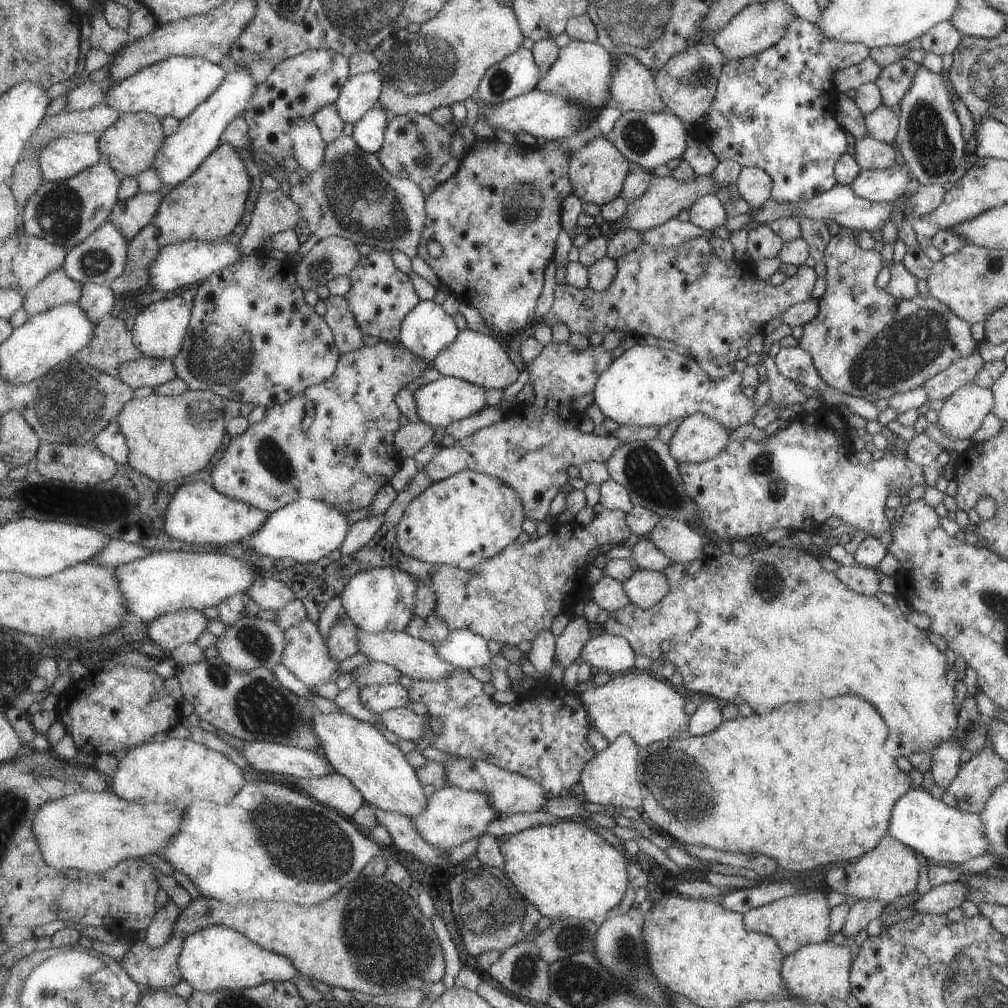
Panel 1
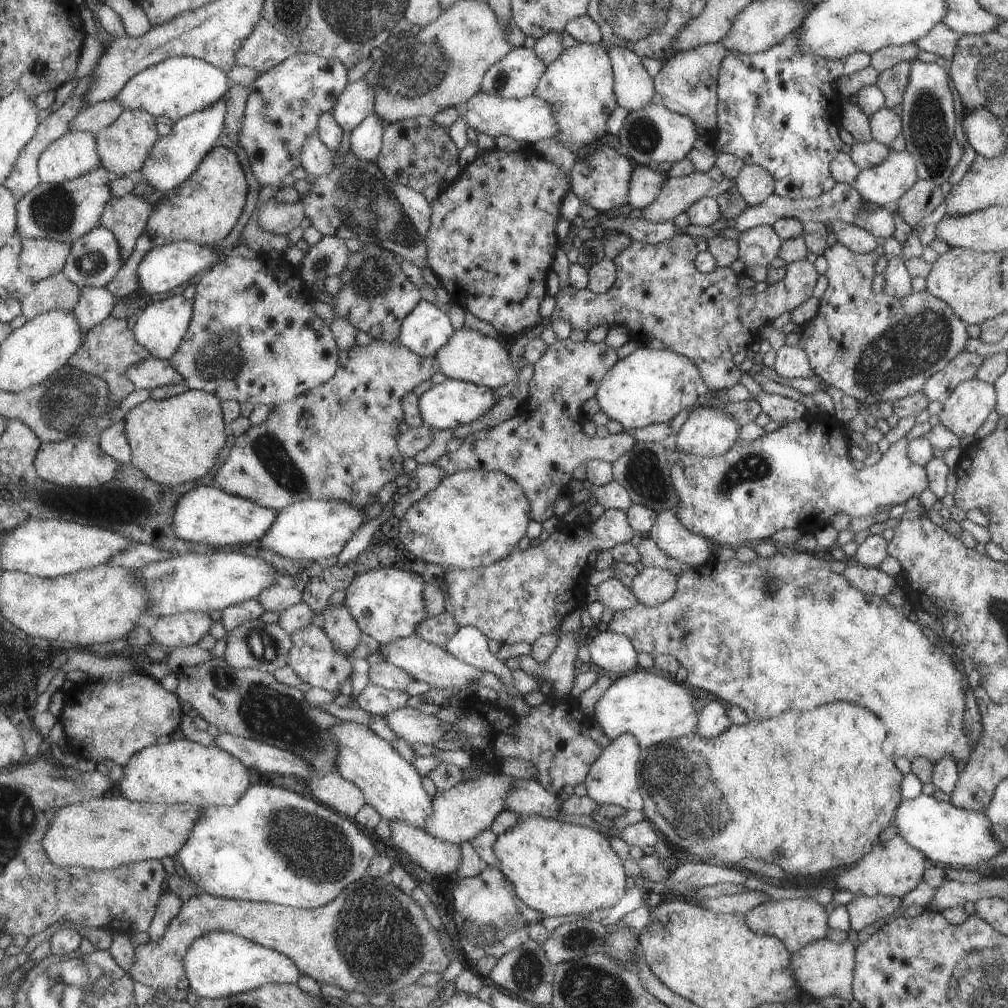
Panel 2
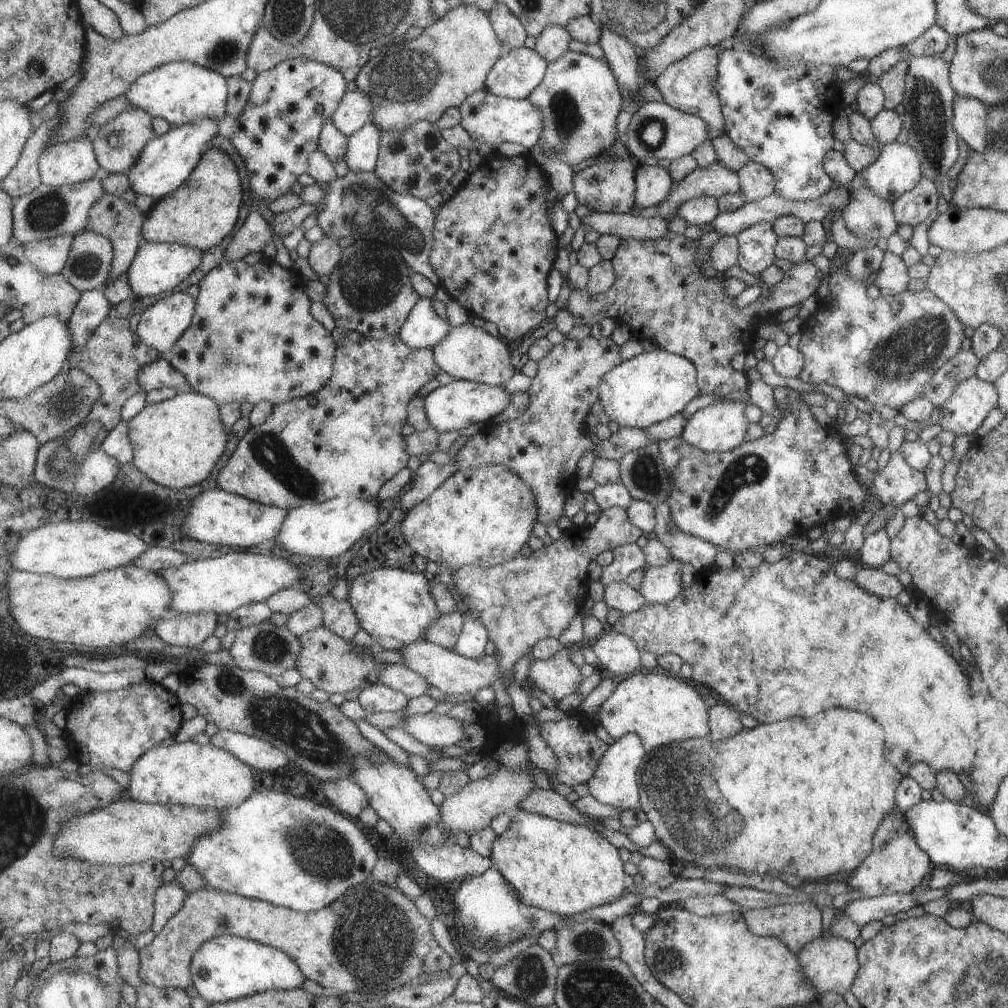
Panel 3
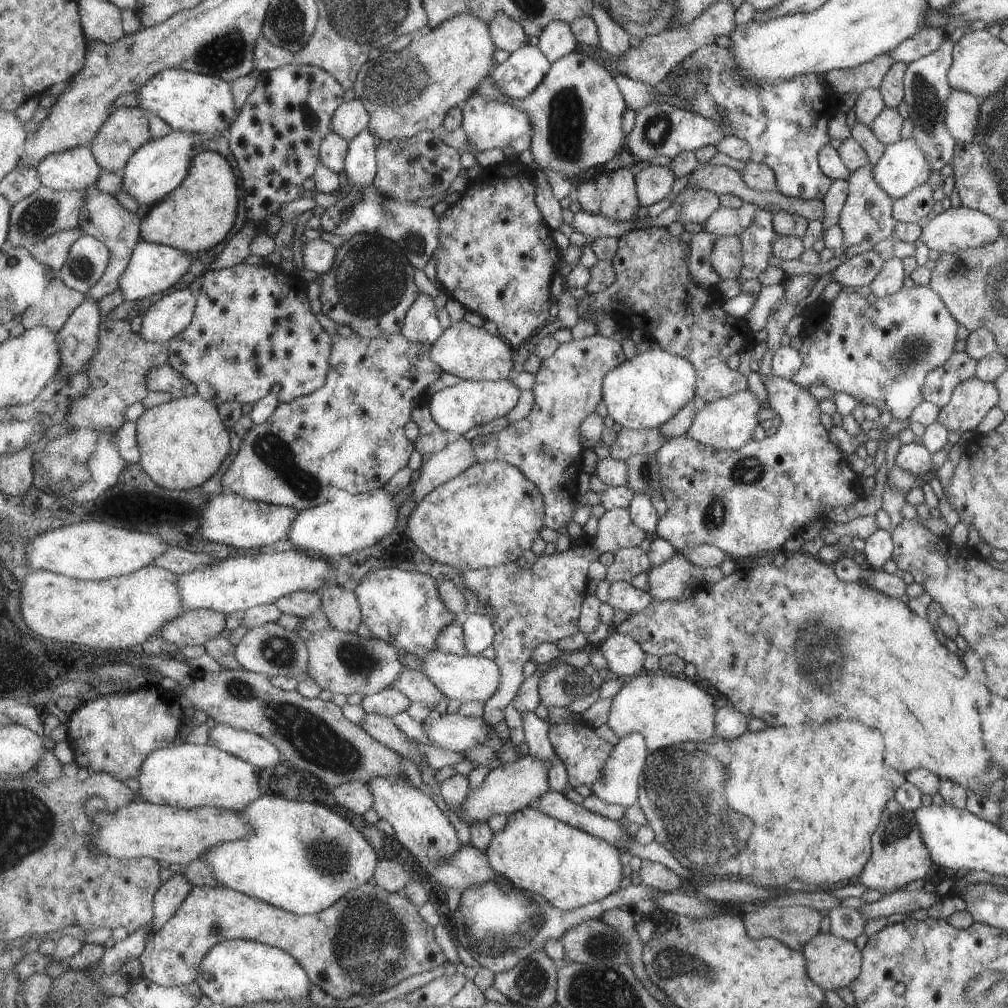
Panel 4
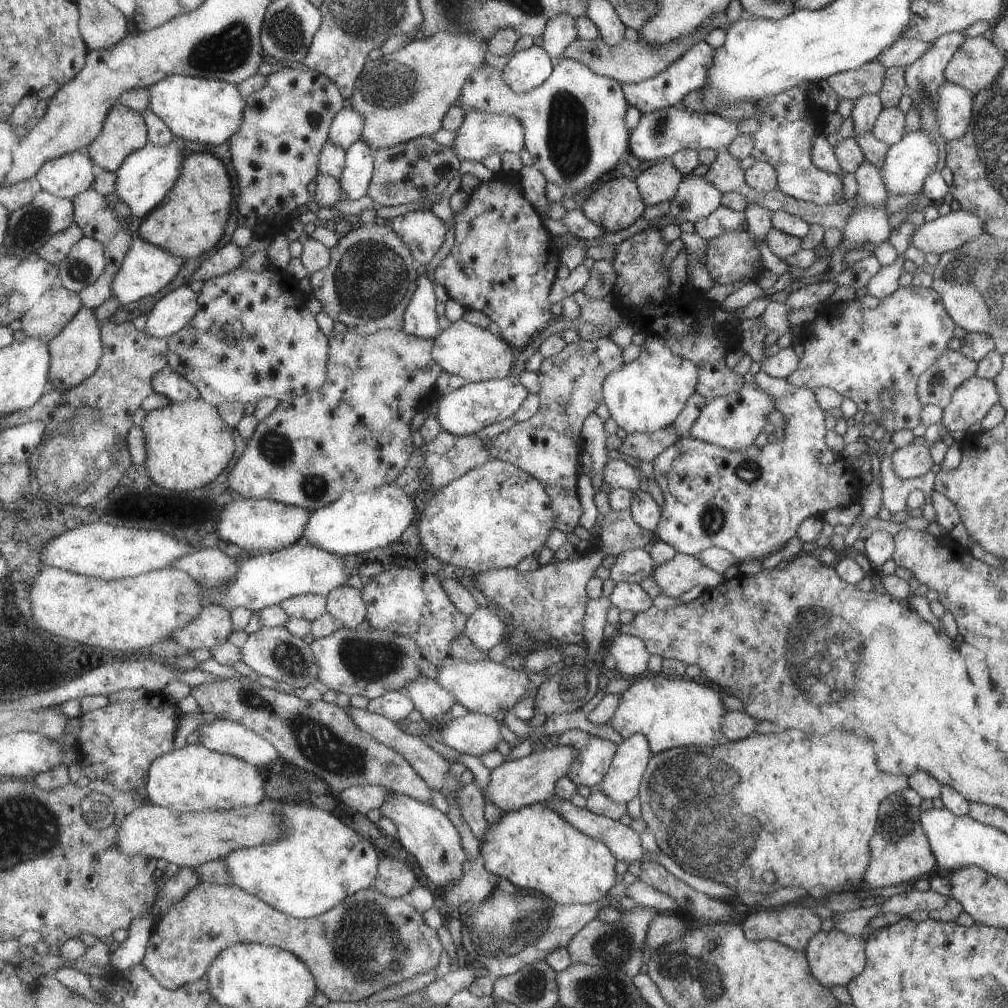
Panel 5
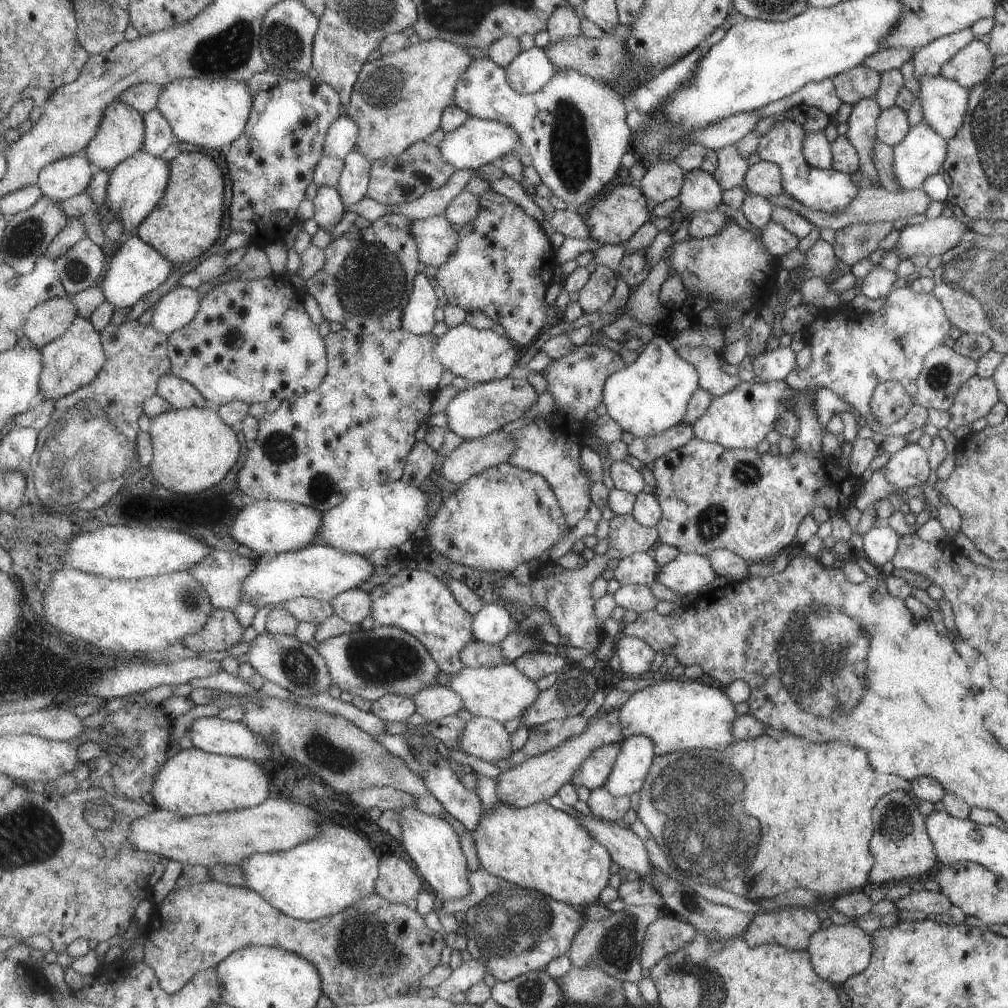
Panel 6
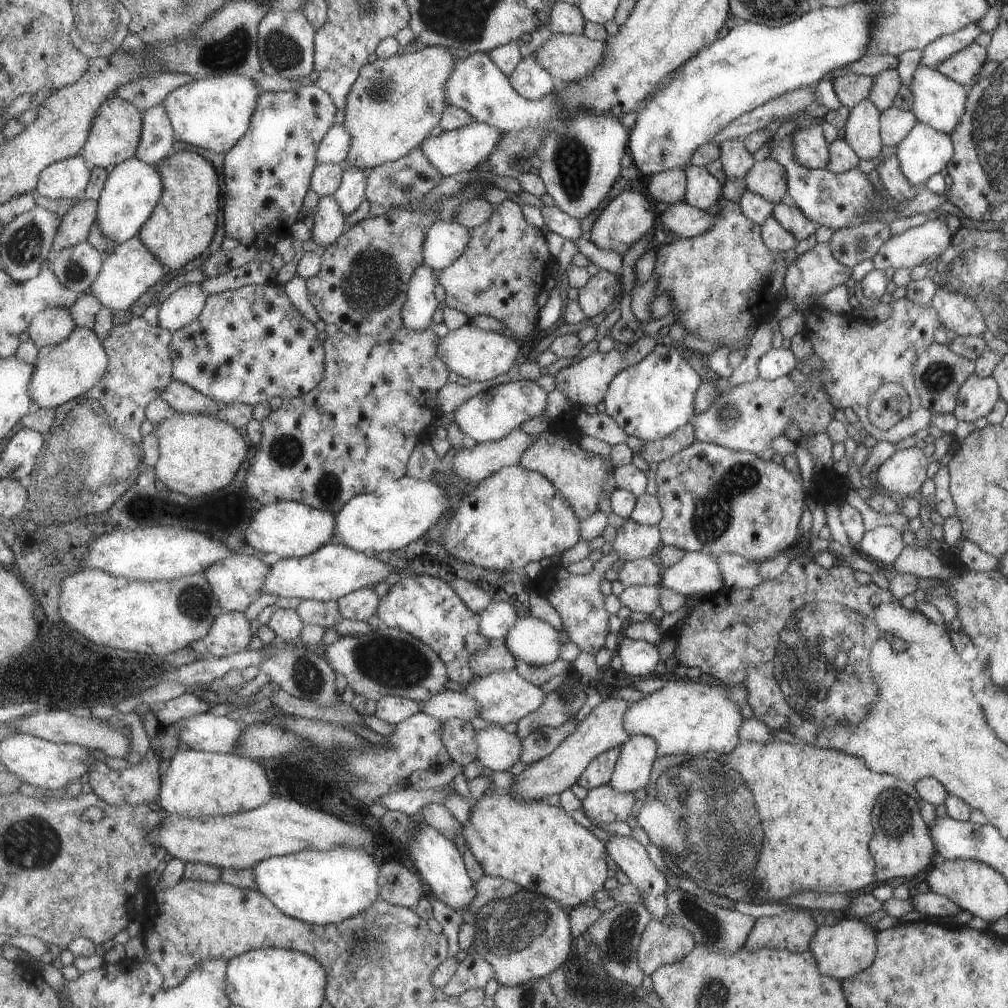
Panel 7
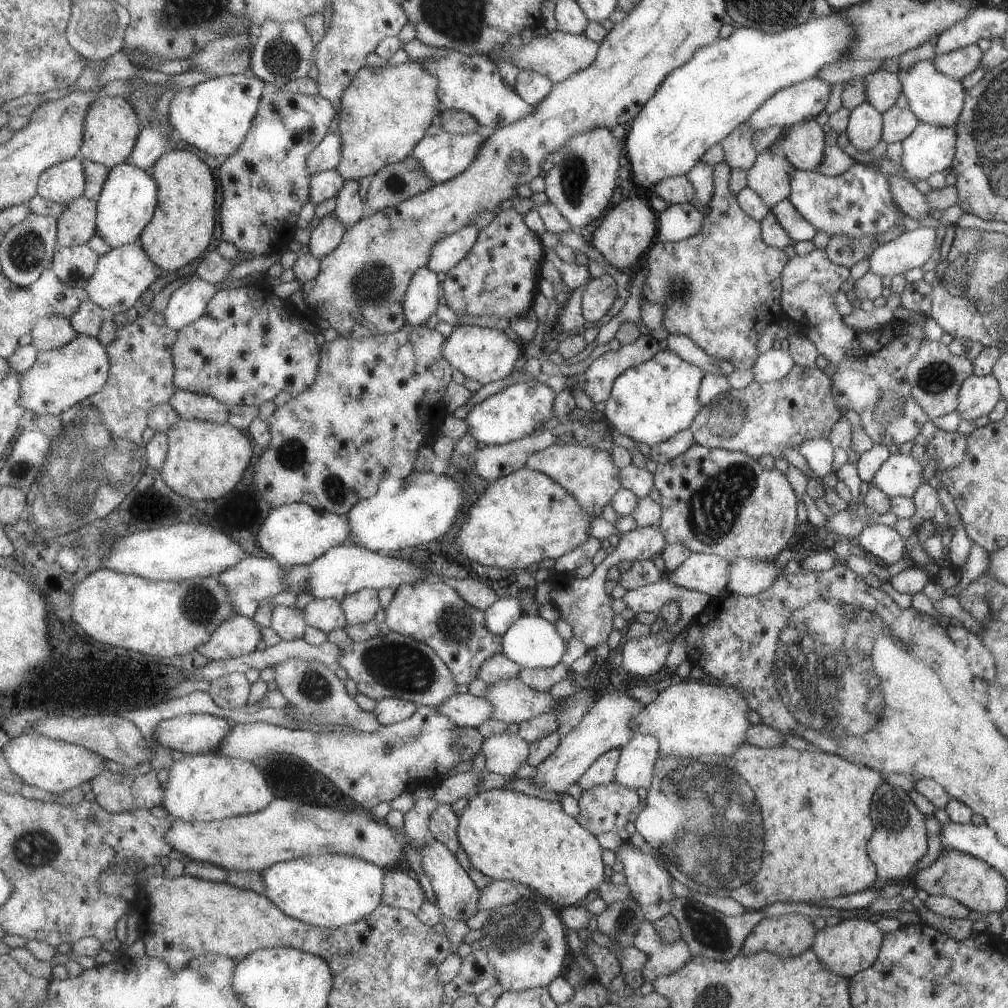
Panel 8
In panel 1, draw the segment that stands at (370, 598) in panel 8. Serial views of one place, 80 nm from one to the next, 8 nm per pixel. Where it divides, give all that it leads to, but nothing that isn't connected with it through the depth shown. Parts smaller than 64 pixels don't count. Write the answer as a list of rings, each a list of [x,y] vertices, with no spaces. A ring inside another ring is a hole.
[[[341,611],[335,622],[327,639],[330,653],[340,662],[360,652],[361,647],[358,628],[349,615]]]

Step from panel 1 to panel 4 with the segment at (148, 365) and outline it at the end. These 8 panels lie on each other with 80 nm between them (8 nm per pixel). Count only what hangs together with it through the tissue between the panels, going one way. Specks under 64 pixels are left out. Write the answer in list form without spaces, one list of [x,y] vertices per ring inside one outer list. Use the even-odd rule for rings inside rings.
[[[171,364],[151,369],[147,377],[148,387],[151,391],[165,391],[172,394],[174,399],[167,404],[161,404],[155,408],[146,409],[141,418],[136,422],[138,426],[138,443],[142,452],[140,463],[143,468],[159,482],[159,486],[173,488],[173,490],[191,490],[201,484],[205,484],[209,478],[213,478],[225,458],[231,452],[230,429],[221,418],[218,405],[205,400],[198,395],[198,386],[193,384],[184,374],[181,374]]]

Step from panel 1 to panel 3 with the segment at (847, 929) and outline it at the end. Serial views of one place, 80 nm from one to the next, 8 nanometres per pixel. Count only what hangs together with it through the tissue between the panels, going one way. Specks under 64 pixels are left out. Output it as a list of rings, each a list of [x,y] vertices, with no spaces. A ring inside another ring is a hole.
[[[893,893],[879,895],[878,897],[865,897],[849,901],[844,913],[855,923],[862,927],[870,920],[879,922],[887,914],[897,914],[917,905],[911,893]]]

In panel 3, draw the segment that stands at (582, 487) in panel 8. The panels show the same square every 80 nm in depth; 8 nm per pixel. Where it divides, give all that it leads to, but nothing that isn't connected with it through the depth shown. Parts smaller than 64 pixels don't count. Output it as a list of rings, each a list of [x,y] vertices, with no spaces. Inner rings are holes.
[[[589,335],[580,341],[569,338],[555,345],[553,350],[538,362],[539,369],[530,386],[530,403],[525,413],[514,420],[489,427],[487,432],[475,433],[470,437],[467,444],[458,451],[456,458],[461,470],[485,465],[503,465],[515,471],[535,491],[538,500],[538,522],[543,525],[554,523],[556,526],[567,524],[563,517],[563,508],[577,479],[577,462],[585,452],[591,451],[596,457],[618,461],[629,451],[637,450],[653,441],[644,433],[644,429],[629,427],[622,427],[611,433],[608,439],[599,440],[598,445],[589,438],[589,432],[584,424],[593,404],[600,400],[603,375],[621,361],[619,347],[610,337],[597,340]]]

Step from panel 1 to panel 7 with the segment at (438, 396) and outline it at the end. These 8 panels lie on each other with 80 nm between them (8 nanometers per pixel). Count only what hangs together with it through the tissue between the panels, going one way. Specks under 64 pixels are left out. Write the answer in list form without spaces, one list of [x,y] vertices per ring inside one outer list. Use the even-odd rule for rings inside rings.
[[[520,379],[481,391],[454,411],[454,420],[461,430],[478,443],[500,441],[518,428],[523,422],[545,414],[549,392],[537,381]]]

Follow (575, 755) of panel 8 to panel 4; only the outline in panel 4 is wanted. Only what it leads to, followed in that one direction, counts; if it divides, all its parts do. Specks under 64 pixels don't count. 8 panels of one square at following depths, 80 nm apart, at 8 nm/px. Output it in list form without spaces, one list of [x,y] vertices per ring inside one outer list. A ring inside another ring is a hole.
[[[531,755],[519,756],[513,762],[500,763],[491,769],[481,786],[469,792],[466,801],[462,804],[461,814],[469,824],[477,821],[488,822],[493,815],[512,815],[529,805],[535,805],[540,798],[551,792],[550,770],[552,764],[543,762]]]

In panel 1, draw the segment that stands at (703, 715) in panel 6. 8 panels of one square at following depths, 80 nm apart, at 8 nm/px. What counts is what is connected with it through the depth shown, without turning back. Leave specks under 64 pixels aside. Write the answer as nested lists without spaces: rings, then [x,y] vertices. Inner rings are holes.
[[[644,670],[639,674],[629,672],[625,676],[615,676],[601,686],[587,689],[579,697],[586,706],[593,726],[609,743],[626,734],[642,749],[657,741],[676,738],[679,736],[677,732],[681,735],[681,726],[690,721],[689,716],[683,712],[685,698],[672,684],[657,680]]]

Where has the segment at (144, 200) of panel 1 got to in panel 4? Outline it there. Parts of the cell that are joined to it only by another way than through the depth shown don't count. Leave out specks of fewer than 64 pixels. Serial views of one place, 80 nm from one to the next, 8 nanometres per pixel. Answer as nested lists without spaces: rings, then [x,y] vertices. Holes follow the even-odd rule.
[[[93,186],[86,194],[86,203],[80,210],[79,227],[83,230],[84,234],[94,236],[101,242],[106,243],[111,251],[110,264],[107,267],[106,273],[101,277],[97,285],[86,292],[87,297],[101,302],[102,298],[120,289],[120,280],[122,279],[123,273],[126,272],[127,267],[131,264],[135,247],[142,239],[142,220],[143,218],[139,218],[137,214],[127,212],[115,196],[101,192],[97,186]]]

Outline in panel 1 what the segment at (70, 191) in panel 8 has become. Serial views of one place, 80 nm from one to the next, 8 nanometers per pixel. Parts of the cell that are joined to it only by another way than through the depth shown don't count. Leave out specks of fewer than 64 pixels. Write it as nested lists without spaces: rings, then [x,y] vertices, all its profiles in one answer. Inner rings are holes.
[[[71,133],[53,139],[40,154],[45,182],[66,181],[103,160],[101,134]]]

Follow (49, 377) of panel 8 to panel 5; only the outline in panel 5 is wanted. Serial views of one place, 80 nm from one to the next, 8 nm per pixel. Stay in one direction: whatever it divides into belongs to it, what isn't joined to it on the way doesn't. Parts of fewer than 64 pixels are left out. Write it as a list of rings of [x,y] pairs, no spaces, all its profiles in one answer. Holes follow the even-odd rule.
[[[83,306],[62,333],[50,342],[50,351],[49,389],[68,391],[91,378],[100,367],[104,355],[102,329],[95,309]]]

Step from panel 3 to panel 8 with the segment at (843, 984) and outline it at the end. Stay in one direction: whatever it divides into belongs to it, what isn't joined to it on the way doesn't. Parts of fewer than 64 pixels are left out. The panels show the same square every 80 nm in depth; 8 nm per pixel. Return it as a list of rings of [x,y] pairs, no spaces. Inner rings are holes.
[[[853,917],[852,919],[845,919],[835,924],[834,926],[826,926],[819,930],[814,938],[814,945],[810,946],[817,958],[823,962],[824,967],[833,971],[835,974],[842,977],[850,977],[859,971],[869,968],[877,960],[878,950],[886,936],[887,930],[883,930],[883,926],[879,926],[879,922],[871,922],[871,920],[863,920]]]

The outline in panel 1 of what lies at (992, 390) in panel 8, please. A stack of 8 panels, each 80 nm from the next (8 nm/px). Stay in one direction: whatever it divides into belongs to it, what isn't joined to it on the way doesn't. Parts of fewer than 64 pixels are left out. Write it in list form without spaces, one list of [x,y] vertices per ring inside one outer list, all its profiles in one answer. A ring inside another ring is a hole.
[[[974,382],[954,390],[937,411],[936,423],[942,434],[969,439],[981,426],[981,420],[991,410],[991,404],[994,404],[991,391],[990,387],[980,387]]]

